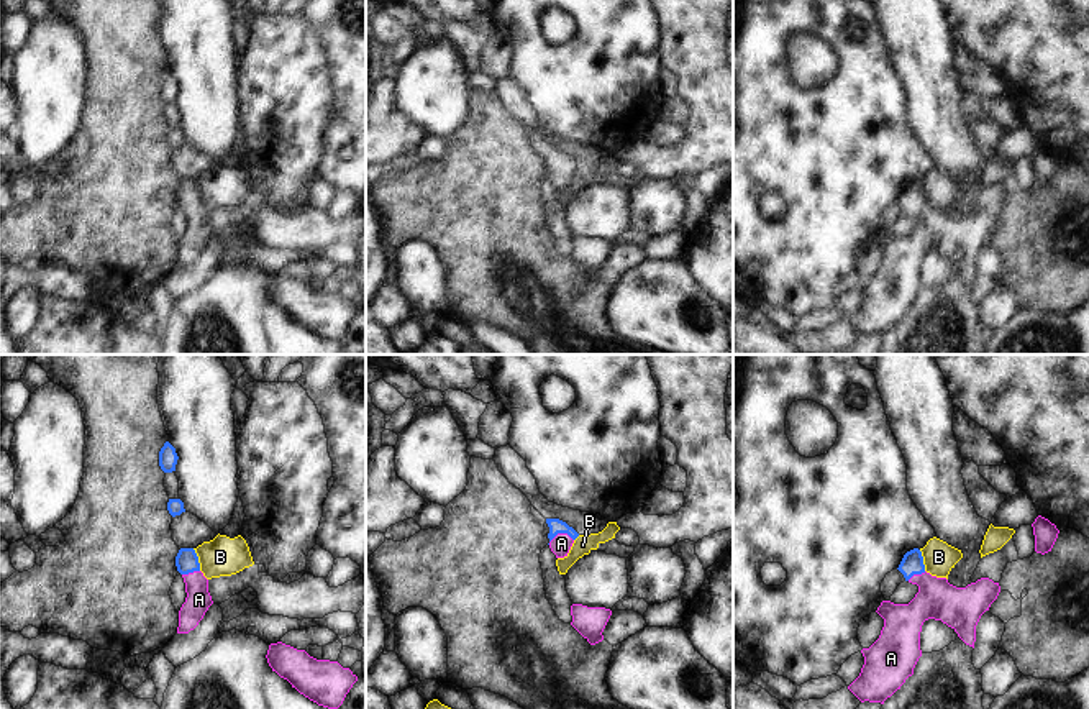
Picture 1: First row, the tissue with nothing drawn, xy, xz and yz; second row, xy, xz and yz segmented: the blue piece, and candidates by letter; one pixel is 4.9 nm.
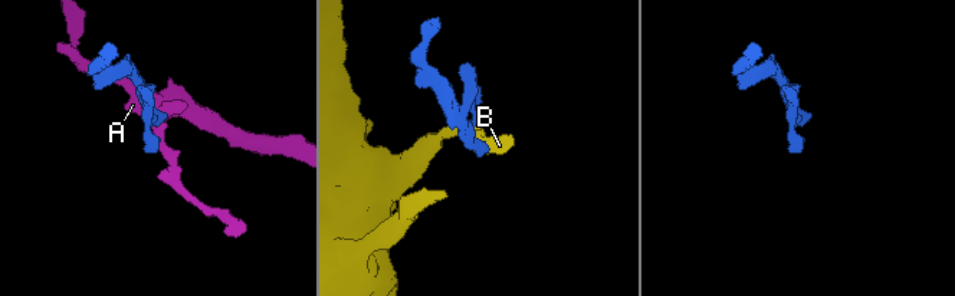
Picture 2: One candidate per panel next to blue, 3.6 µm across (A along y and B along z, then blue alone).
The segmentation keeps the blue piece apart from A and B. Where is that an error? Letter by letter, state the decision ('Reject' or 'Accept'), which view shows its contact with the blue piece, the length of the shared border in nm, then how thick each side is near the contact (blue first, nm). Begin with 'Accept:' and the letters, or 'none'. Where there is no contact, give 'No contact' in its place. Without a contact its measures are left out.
Accept: A
A: Accept. Touches blue in xz. Shared border 130 nm. Thickness 70 nm (blue) against 100 nm
B: Reject. Touches blue in xy. Shared border 120 nm. Thickness 110 nm (blue) against 190 nm.

